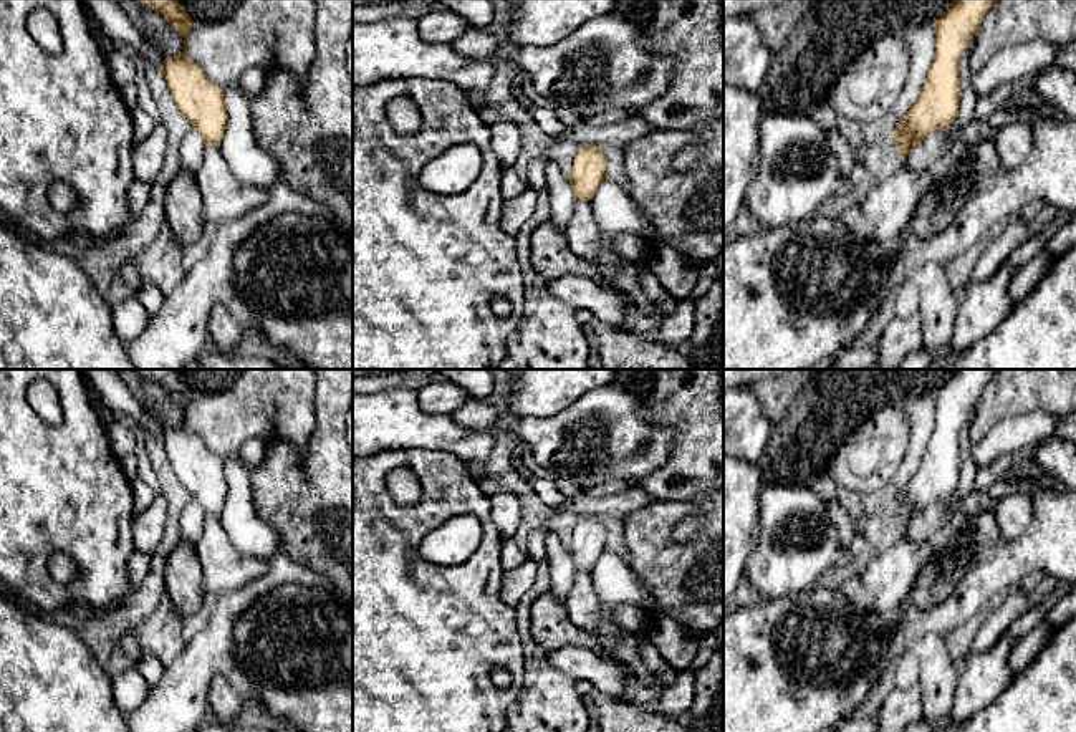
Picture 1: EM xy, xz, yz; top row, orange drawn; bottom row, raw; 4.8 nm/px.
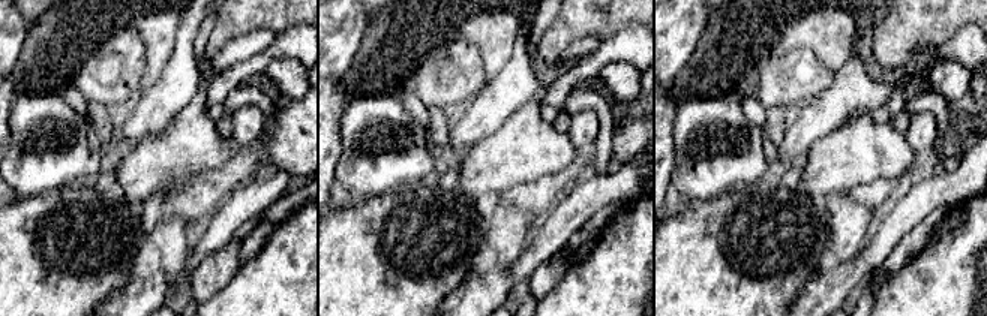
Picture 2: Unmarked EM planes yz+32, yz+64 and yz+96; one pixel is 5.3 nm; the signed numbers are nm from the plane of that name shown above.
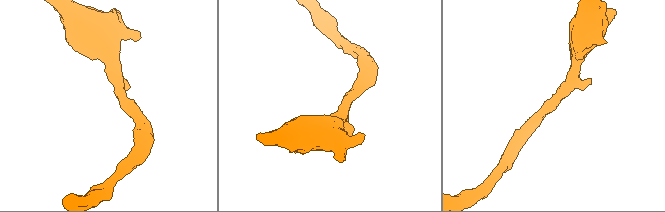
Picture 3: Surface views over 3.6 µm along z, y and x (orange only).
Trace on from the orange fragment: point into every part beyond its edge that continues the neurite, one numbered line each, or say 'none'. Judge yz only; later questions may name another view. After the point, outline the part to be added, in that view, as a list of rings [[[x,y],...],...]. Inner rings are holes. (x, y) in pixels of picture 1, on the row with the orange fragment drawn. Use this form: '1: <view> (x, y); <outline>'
none

